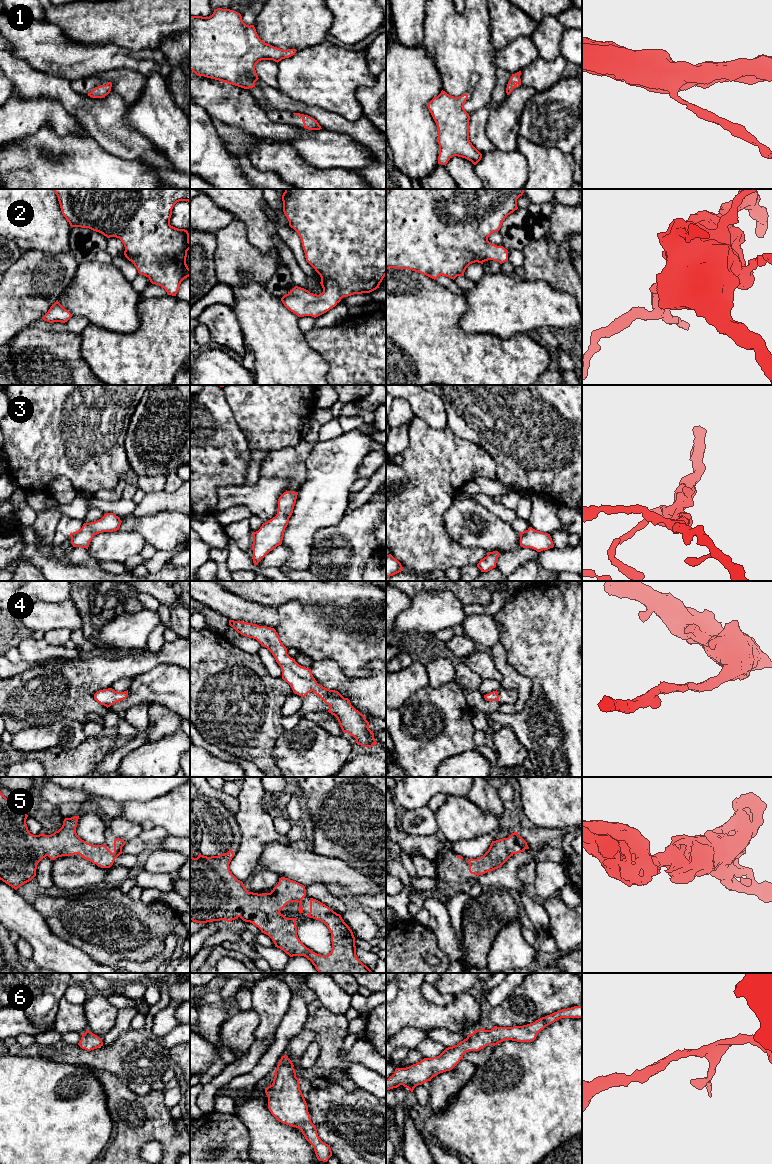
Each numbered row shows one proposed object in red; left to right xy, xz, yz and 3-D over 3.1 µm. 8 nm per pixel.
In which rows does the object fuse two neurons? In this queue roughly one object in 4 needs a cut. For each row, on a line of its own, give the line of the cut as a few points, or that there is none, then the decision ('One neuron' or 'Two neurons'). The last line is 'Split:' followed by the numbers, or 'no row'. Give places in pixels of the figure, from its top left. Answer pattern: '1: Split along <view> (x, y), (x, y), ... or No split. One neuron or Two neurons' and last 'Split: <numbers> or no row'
1: No split. One neuron
2: No split. One neuron
3: No split. One neuron
4: No split. One neuron
5: No split. One neuron
6: No split. One neuron
Split: no row

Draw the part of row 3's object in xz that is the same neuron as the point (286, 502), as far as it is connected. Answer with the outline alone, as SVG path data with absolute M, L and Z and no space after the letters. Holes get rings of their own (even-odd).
M286 491L278 499L277 514L263 523L253 536L253 563L258 565L270 551L282 544L285 528L293 513L298 492Z

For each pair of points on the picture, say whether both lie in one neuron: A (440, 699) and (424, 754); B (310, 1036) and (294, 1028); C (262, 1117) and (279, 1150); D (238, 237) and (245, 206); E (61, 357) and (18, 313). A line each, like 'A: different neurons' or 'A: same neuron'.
A: same neuron
B: different neurons
C: same neuron
D: different neurons
E: different neurons

